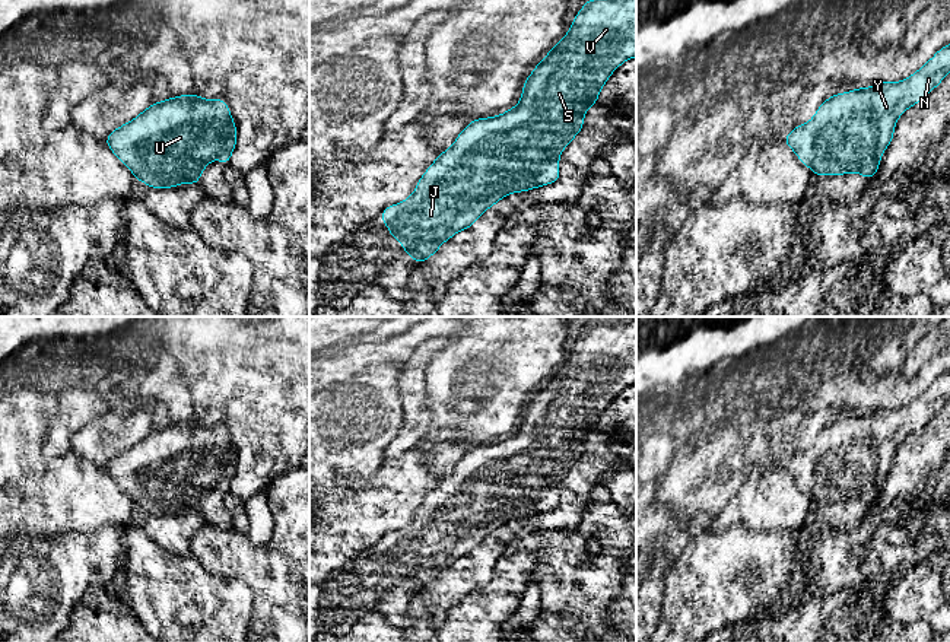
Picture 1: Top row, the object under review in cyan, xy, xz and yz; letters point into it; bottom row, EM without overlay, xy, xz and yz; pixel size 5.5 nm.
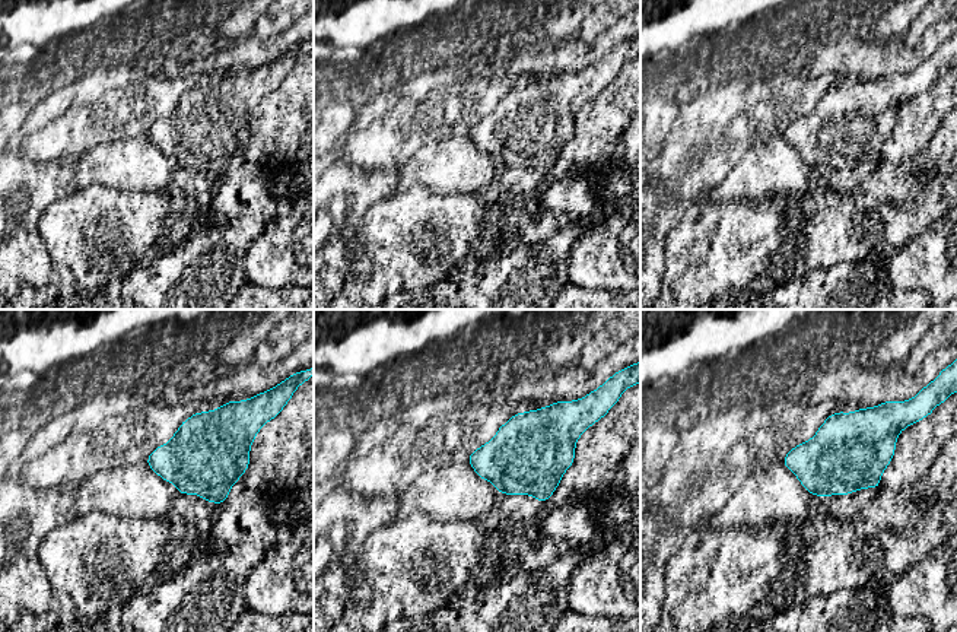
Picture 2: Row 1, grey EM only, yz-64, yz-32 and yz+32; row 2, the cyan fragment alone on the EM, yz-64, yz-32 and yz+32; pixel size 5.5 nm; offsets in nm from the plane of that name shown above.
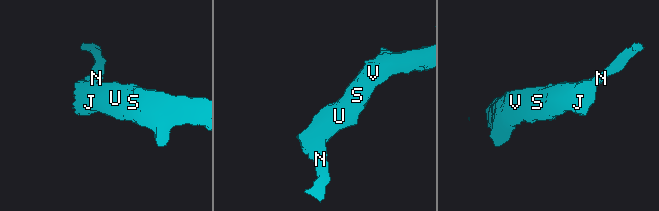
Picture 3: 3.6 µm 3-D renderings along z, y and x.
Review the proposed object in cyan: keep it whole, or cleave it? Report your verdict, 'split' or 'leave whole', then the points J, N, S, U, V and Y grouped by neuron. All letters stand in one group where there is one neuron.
leave whole | J N S U V Y

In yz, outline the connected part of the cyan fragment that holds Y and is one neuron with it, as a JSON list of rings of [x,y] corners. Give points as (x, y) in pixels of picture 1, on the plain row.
[[[950,371],[902,409],[835,420],[785,468],[814,502],[862,500],[870,506],[893,467],[899,444],[921,429],[950,398]]]

